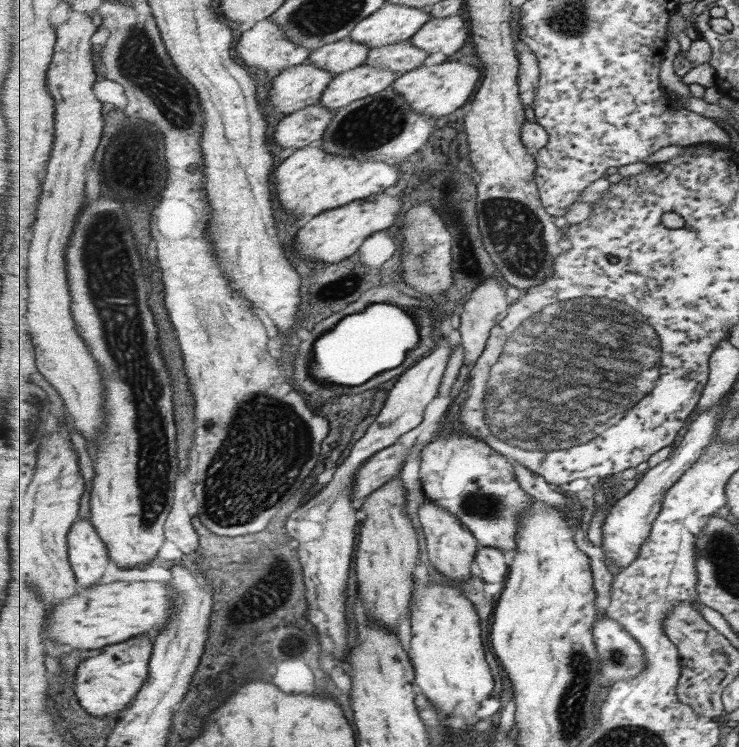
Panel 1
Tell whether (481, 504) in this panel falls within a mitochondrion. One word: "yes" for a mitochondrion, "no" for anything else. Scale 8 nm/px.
yes

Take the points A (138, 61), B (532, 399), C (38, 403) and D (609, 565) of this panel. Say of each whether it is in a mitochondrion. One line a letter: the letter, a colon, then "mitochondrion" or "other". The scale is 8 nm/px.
A: mitochondrion
B: mitochondrion
C: other
D: other

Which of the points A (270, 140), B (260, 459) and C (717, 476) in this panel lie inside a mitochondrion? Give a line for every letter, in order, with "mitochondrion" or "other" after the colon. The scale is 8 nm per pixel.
A: other
B: mitochondrion
C: other

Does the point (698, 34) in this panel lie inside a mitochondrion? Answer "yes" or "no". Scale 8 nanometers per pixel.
no

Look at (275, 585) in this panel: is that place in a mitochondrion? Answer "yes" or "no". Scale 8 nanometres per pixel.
yes

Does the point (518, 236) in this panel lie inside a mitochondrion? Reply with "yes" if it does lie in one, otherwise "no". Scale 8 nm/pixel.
yes

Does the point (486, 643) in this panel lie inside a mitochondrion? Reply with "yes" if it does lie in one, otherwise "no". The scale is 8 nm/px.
no

